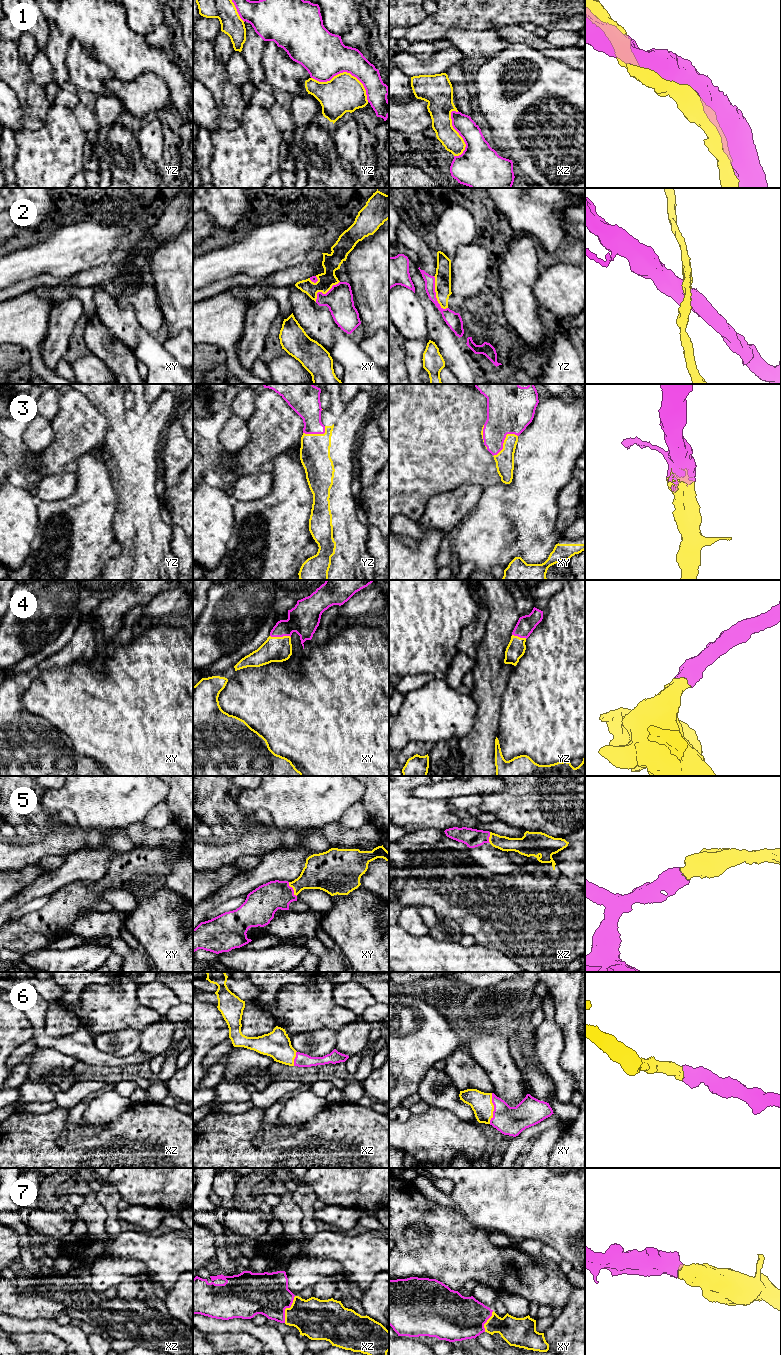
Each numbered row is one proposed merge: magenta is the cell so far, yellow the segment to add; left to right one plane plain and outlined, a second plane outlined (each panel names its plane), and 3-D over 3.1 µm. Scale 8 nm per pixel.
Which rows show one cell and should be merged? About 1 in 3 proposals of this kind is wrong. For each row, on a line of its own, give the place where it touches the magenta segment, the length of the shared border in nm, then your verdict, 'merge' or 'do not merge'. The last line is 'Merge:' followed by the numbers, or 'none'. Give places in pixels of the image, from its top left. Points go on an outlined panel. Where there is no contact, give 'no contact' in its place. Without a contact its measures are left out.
1: yz (345, 71) | 500 nm | merge
2: yz (435, 293) | 280 nm | do not merge
3: xy (503, 441) | 260 nm | merge
4: xy (280, 636) | 170 nm | merge
5: xy (292, 889) | 140 nm | merge
6: xy (494, 1108) | 240 nm | merge
7: xz (286, 1307) | 240 nm | merge
Merge: 1, 3, 4, 5, 6, 7

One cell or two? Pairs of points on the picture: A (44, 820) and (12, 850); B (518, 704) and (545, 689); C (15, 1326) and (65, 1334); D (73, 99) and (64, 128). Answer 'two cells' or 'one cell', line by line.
A: two cells
B: one cell
C: one cell
D: two cells

